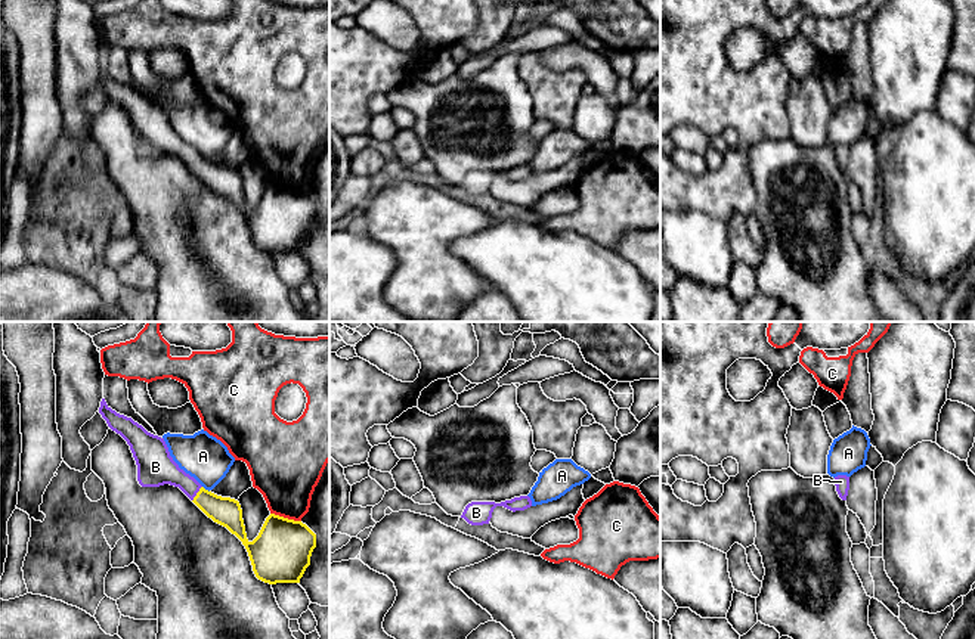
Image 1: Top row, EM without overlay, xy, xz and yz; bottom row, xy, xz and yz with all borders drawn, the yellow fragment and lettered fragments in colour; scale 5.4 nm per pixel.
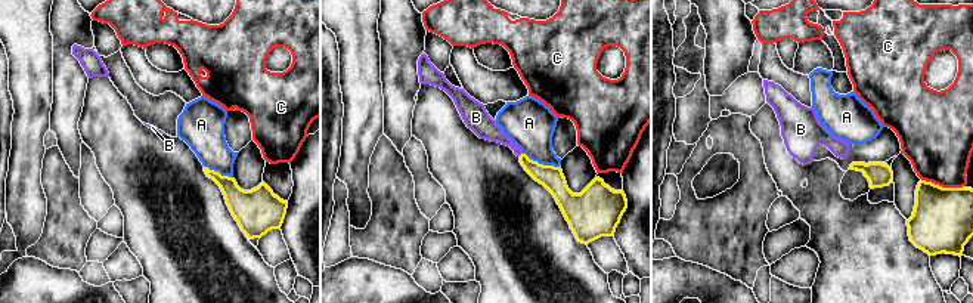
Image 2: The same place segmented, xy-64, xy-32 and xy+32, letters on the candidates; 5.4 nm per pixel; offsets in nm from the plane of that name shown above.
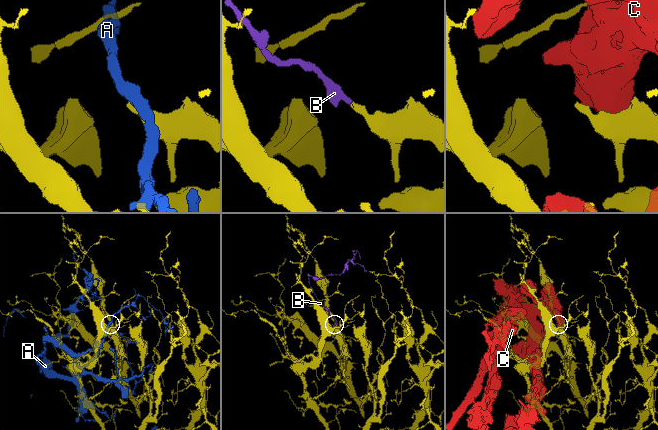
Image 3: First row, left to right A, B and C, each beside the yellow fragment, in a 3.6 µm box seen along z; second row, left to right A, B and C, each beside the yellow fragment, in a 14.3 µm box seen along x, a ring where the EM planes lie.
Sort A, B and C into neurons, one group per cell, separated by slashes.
A / B / C

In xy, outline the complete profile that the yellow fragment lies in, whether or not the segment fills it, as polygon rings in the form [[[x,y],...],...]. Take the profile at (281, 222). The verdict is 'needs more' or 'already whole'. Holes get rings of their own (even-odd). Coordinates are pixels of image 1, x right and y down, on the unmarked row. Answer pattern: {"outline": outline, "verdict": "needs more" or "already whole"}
{"outline": [[[105,68],[100,71],[99,83],[106,90],[108,96],[120,103],[130,115],[137,134],[137,151],[142,156],[160,156],[164,153],[179,156],[208,187],[226,196],[242,211],[248,221],[253,241],[259,249],[269,254],[300,252],[306,238],[310,235],[312,221],[316,217],[316,204],[306,193],[270,183],[266,187],[259,205],[250,211],[247,208],[242,179],[238,170],[222,167],[205,159],[194,146],[179,137],[170,125],[164,108],[148,102],[131,87],[112,80],[106,74]]], "verdict": "needs more"}

